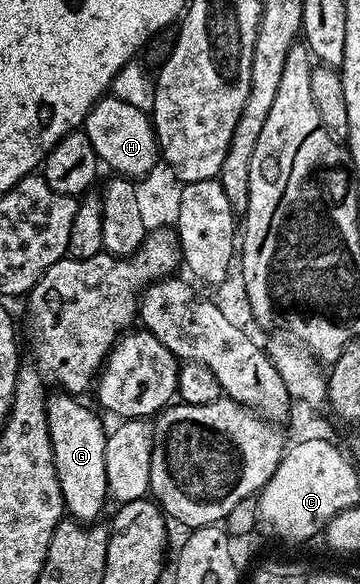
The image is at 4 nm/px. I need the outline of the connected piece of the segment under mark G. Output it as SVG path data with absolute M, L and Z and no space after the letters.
M63 390L55 394L47 397L48 429L64 510L71 519L79 520L81 524L91 524L103 517L100 515L104 512L104 503L110 500L106 482L108 432L103 422L80 401L83 399Z

